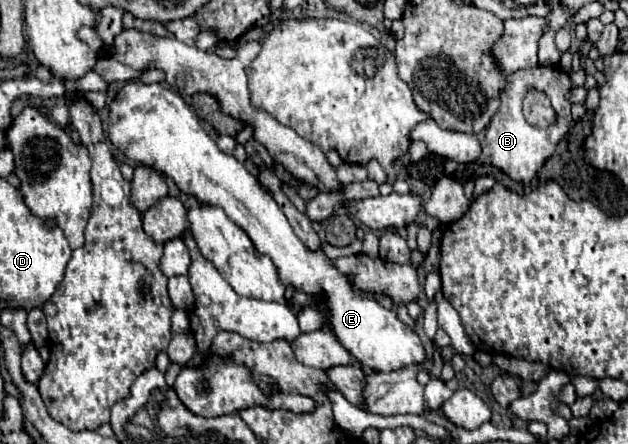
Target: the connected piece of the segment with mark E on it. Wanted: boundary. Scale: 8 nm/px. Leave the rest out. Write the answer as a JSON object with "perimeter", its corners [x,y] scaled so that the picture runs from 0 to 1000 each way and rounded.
{"perimeter":[[[207,180],[175,234],[172,284],[175,320],[207,360],[268,392],[290,432],[312,441],[318,455],[350,464],[389,514],[404,554],[436,586],[455,644],[484,653],[497,671],[519,662],[525,743],[567,815],[602,838],[624,838],[656,815],[675,815],[678,797],[662,748],[640,730],[627,698],[608,694],[592,671],[576,671],[513,563],[494,568],[468,527],[433,441],[408,414],[411,405],[373,351],[347,338],[344,320],[318,284],[309,248],[274,198]]]}

